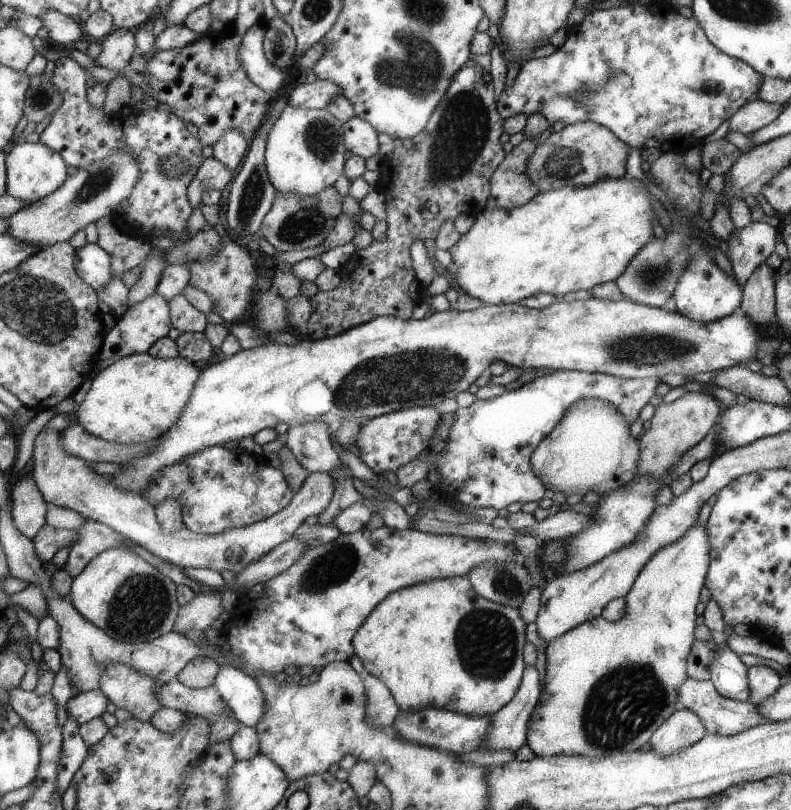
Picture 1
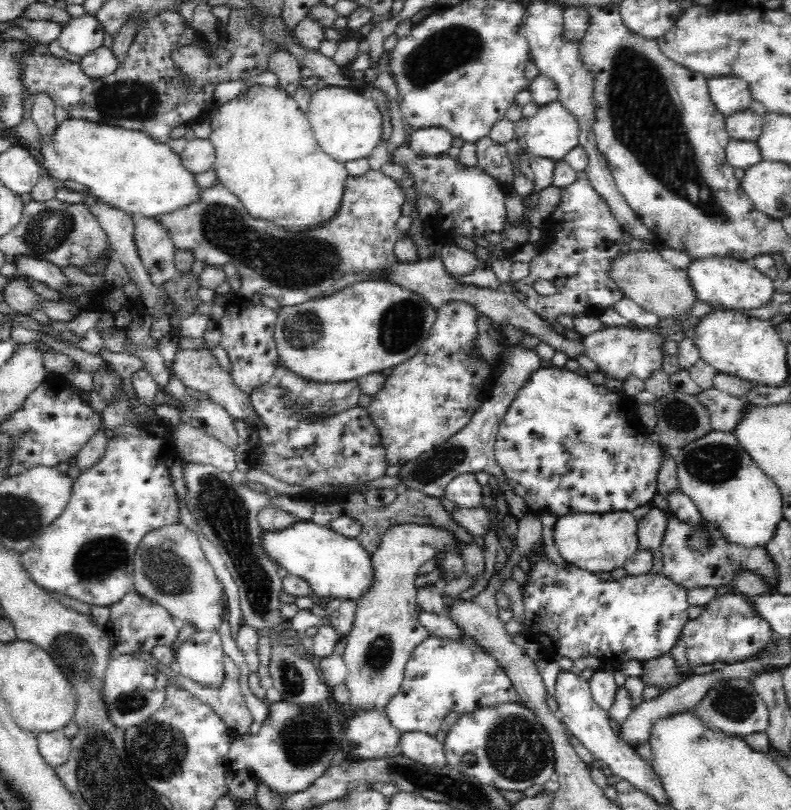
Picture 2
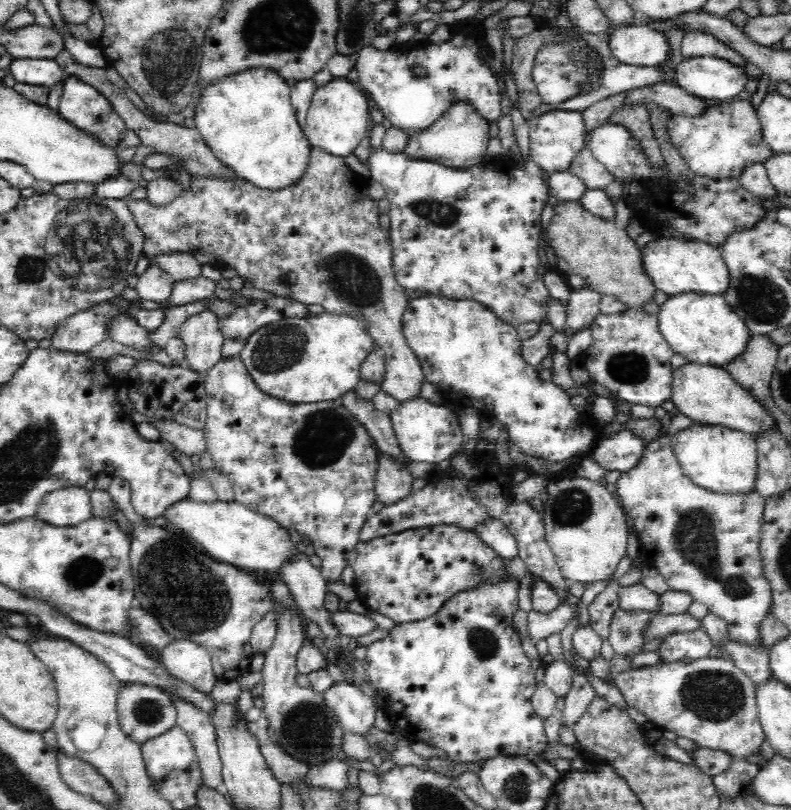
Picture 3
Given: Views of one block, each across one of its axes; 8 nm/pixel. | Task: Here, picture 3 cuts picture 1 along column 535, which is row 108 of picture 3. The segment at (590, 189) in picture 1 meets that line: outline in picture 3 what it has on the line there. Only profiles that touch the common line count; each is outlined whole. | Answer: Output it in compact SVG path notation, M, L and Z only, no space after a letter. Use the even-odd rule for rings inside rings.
M250 67L214 80L202 90L200 102L196 104L194 128L211 152L214 152L216 159L223 166L231 168L239 179L254 184L255 187L266 188L267 191L277 191L278 188L292 187L298 183L305 175L312 150L308 138L298 125L291 103L291 86L277 72L264 67Z

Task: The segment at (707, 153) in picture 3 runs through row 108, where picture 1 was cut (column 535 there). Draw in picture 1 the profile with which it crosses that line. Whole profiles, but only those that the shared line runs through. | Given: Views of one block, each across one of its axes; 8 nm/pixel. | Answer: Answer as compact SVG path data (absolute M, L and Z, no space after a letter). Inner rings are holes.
M697 520L694 524L691 524L690 528L687 528L683 532L682 536L675 538L671 544L663 546L660 550L657 550L647 562L631 586L631 590L625 594L625 614L618 620L613 622L597 616L583 624L567 630L565 634L557 636L551 644L547 644L545 648L545 678L543 678L543 688L540 690L539 700L535 706L533 712L529 716L529 723L526 731L526 740L524 744L529 746L529 749L536 756L551 757L551 756L575 756L584 755L594 758L604 758L619 756L619 753L629 753L633 750L637 750L641 744L645 744L649 740L651 734L656 733L659 727L668 719L675 711L676 689L681 685L681 682L685 681L688 676L685 674L685 666L687 665L688 655L692 651L693 643L693 628L695 628L695 604L699 600L699 590L704 587L705 574L708 573L709 559L709 534L705 530L705 524L701 525Z

